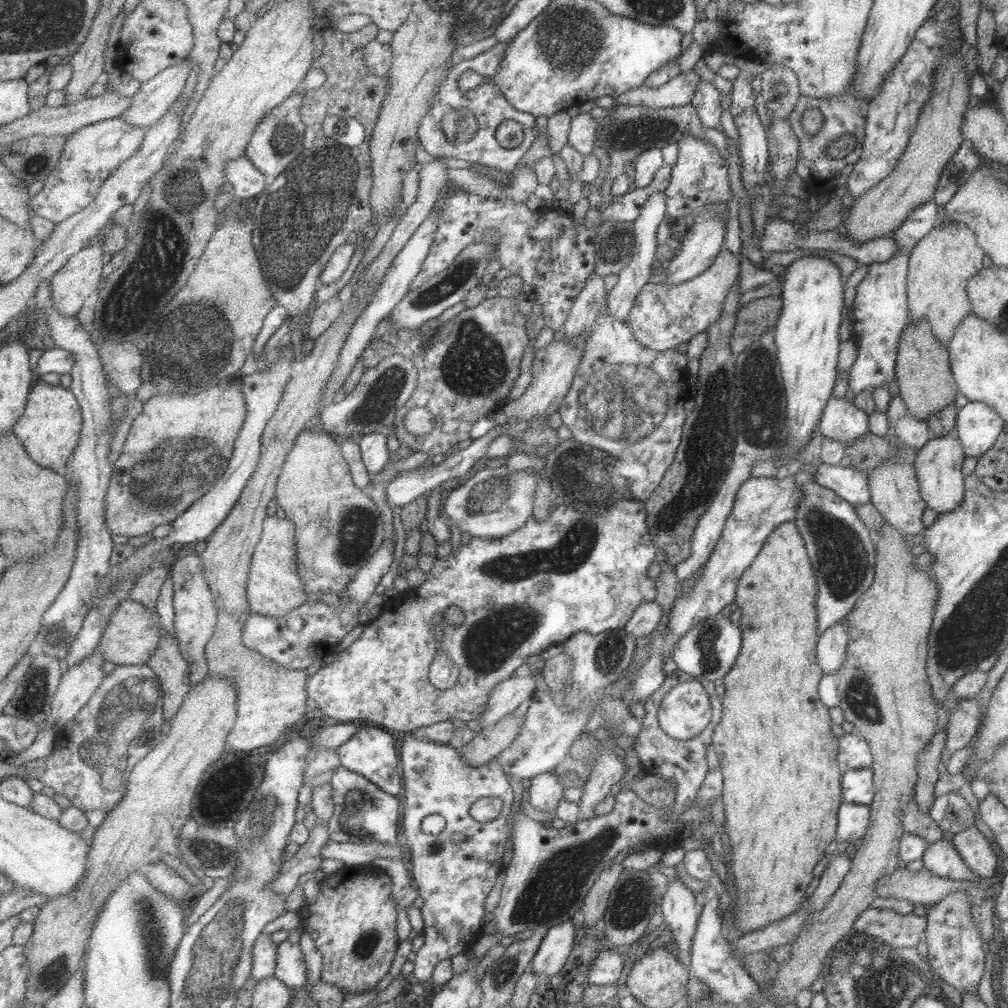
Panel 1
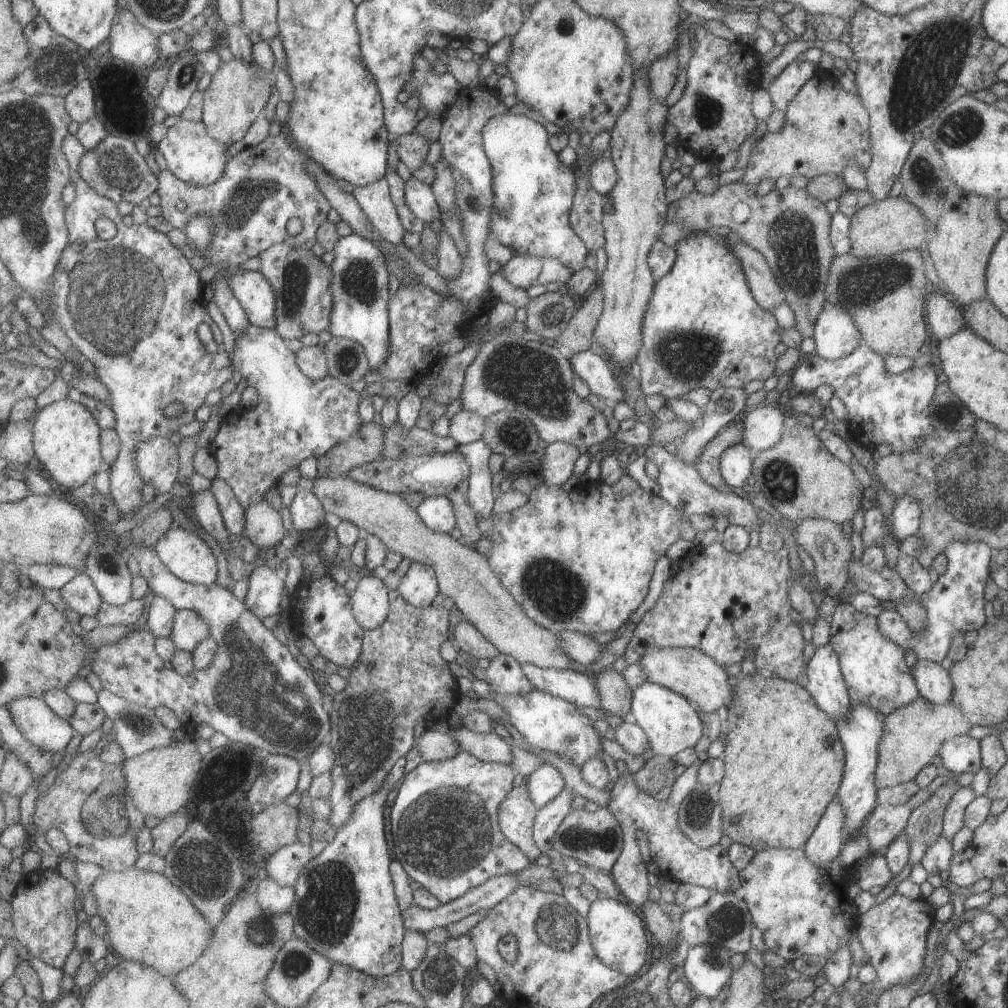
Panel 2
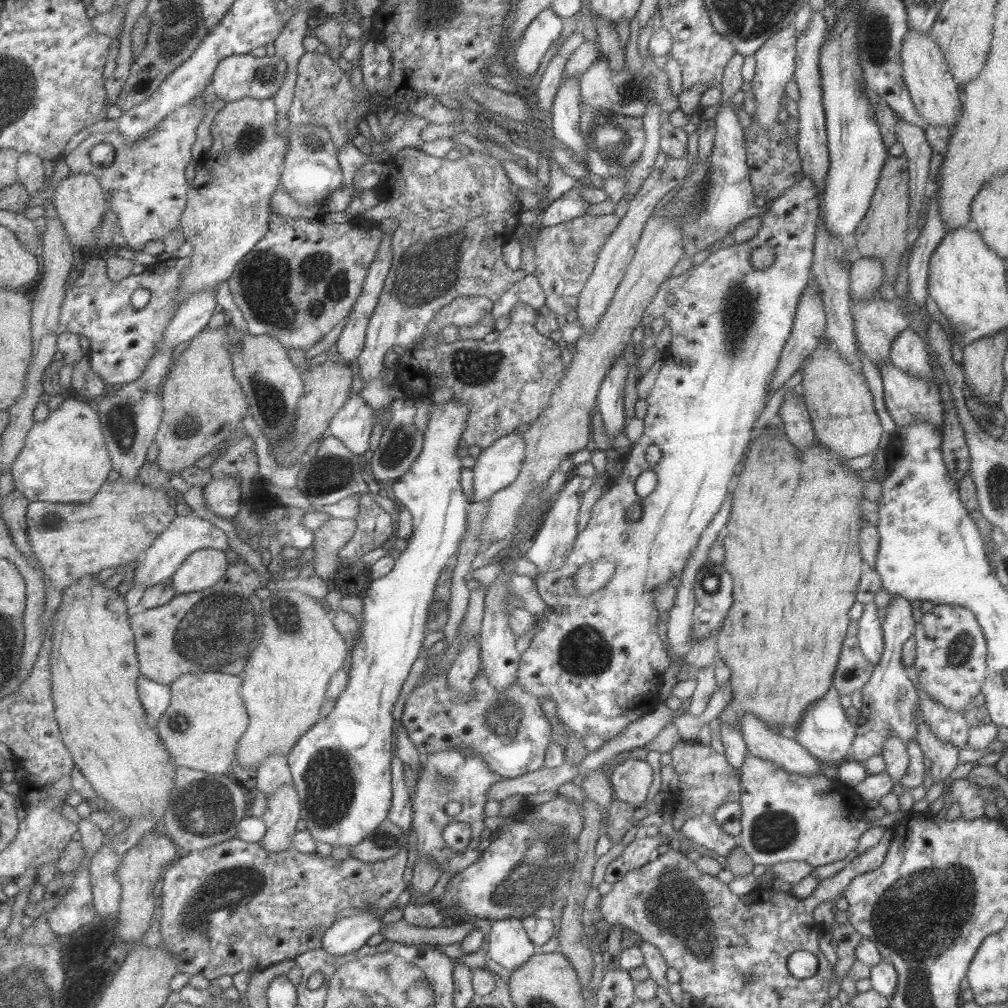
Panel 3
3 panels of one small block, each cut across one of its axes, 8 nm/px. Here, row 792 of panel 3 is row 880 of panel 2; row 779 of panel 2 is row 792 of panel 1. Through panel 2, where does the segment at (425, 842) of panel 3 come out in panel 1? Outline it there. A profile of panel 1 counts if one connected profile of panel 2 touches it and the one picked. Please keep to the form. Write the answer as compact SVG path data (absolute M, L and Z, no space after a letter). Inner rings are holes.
M420 731L406 734L402 739L401 762L403 769L405 802L403 829L406 845L411 851L412 876L424 899L421 908L425 942L416 954L414 977L427 982L434 977L434 968L441 961L471 949L487 925L483 922L485 902L497 884L499 873L507 867L503 864L504 848L509 840L509 816L513 812L515 790L509 782L498 757L484 765L471 767L459 750L450 744L439 744L425 738ZM485 797L503 800L504 809L499 818L489 823L478 822L471 815L471 806ZM438 814L445 818L446 827L442 834L432 836L421 830L427 816ZM455 832L463 832L465 842L452 842Z

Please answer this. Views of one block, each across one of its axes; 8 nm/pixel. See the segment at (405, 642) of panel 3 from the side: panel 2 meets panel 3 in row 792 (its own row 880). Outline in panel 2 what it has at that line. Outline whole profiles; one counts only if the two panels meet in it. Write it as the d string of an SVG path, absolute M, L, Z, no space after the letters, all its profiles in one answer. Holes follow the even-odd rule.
M401 756L389 775L386 788L359 802L350 821L338 830L335 840L327 844L323 852L302 869L295 886L296 899L291 912L295 921L295 936L307 941L309 946L331 959L333 964L341 963L379 978L397 972L404 961L402 944L407 928L390 869L394 860L387 846L383 808L387 804L389 791L406 777L405 764L407 758Z

